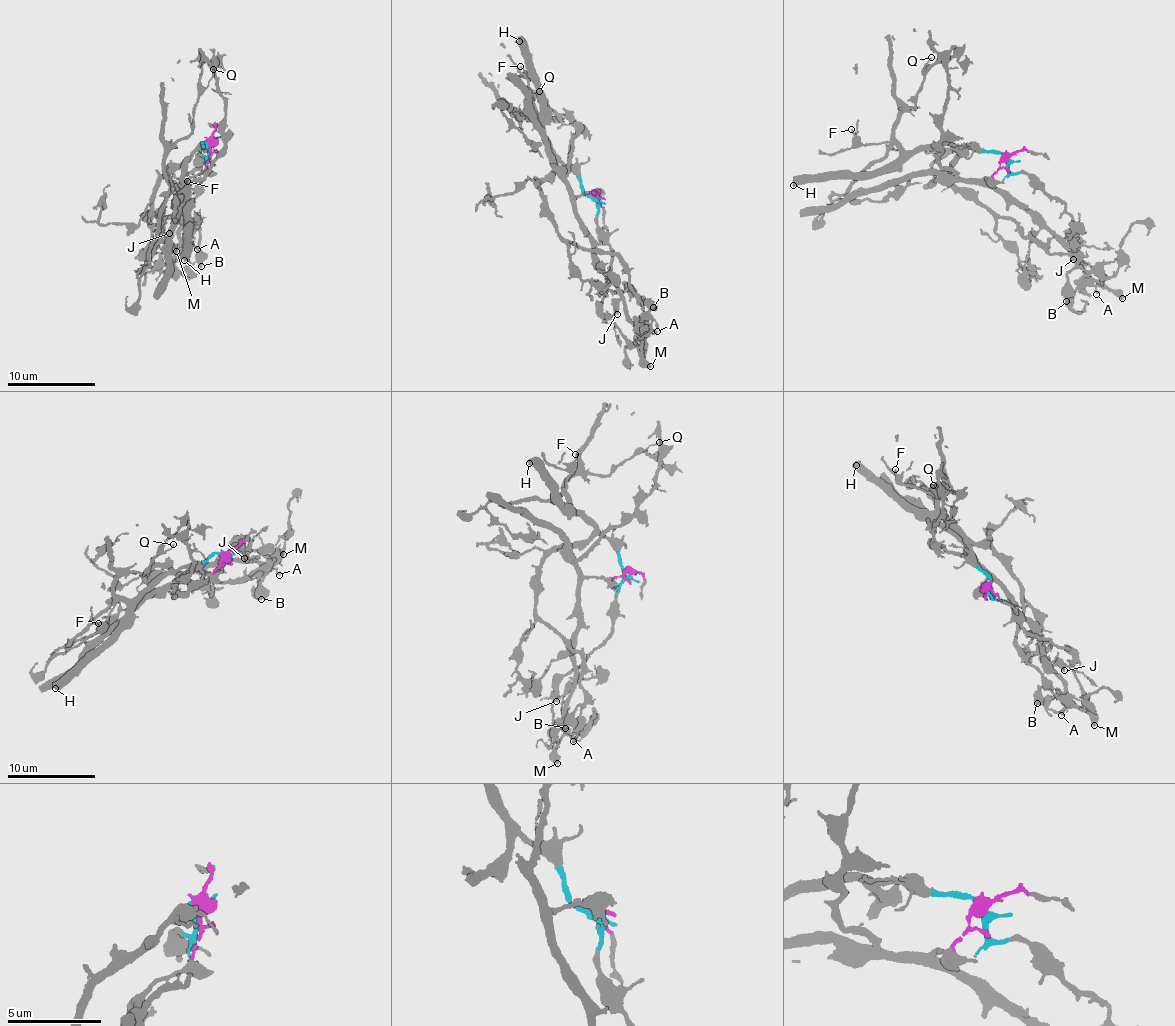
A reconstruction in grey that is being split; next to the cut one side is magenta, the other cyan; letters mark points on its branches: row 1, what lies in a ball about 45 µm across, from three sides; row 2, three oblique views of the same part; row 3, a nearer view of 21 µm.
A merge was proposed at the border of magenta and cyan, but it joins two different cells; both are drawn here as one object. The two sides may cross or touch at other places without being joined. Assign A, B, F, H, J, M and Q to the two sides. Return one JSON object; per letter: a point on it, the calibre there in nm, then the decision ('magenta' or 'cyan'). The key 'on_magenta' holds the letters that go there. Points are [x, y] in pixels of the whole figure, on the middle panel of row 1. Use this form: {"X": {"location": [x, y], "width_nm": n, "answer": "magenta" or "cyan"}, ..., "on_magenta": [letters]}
{"A": {"location": [657, 331], "width_nm": 160, "answer": "magenta"}, "B": {"location": [653, 307], "width_nm": 420, "answer": "cyan"}, "F": {"location": [520, 66], "width_nm": 130, "answer": "cyan"}, "H": {"location": [519, 41], "width_nm": 600, "answer": "cyan"}, "J": {"location": [617, 314], "width_nm": 90, "answer": "magenta"}, "M": {"location": [650, 366], "width_nm": 500, "answer": "magenta"}, "Q": {"location": [539, 91], "width_nm": 90, "answer": "cyan"}, "on_magenta": ["A", "J", "M"]}

